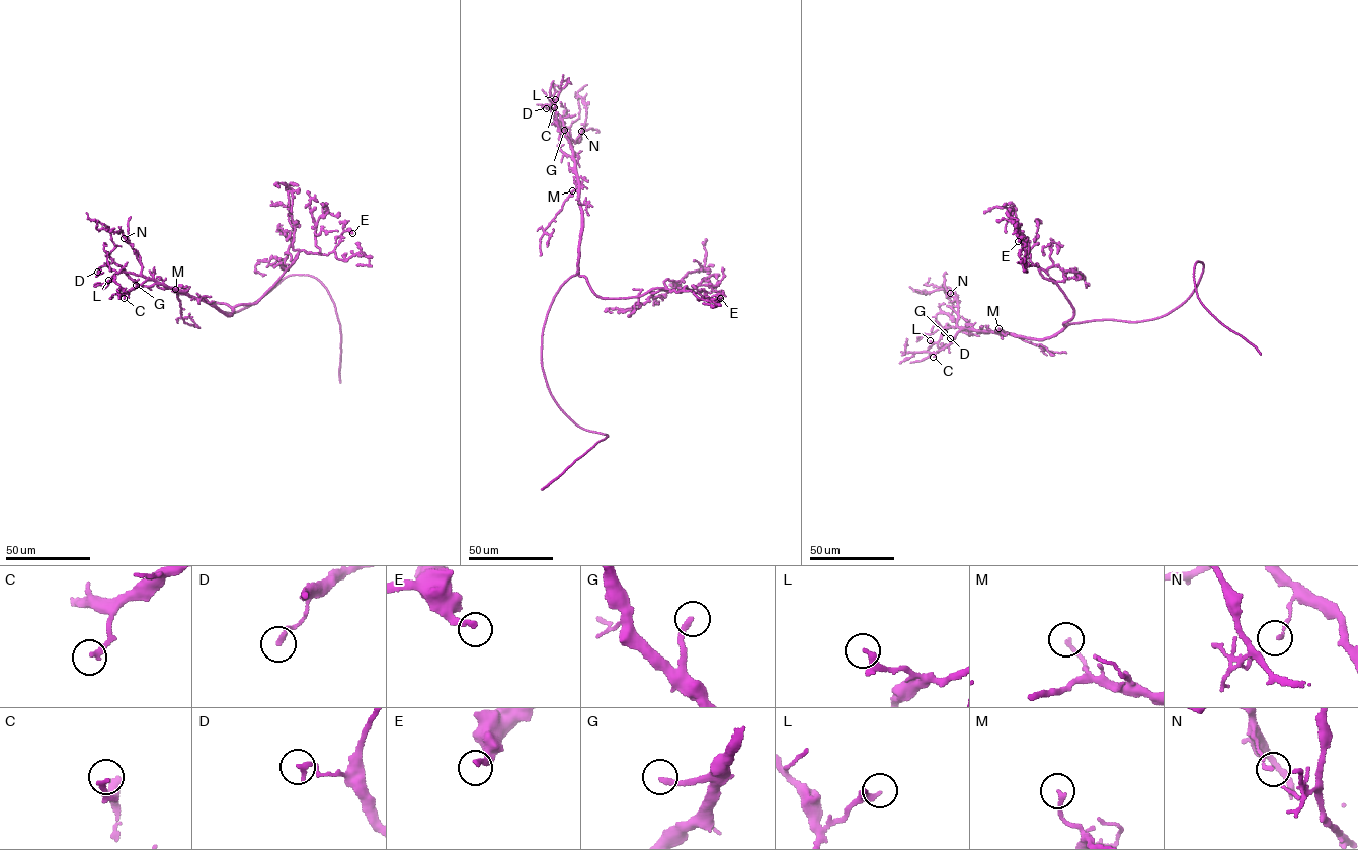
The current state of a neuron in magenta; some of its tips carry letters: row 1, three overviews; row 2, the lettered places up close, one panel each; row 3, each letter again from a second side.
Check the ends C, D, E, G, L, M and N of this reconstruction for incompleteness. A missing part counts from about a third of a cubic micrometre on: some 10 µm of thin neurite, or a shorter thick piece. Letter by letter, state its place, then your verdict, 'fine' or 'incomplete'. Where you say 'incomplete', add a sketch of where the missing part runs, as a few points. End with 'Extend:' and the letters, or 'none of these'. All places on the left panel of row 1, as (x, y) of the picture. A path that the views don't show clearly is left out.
C: place (124, 298); fine
D: place (97, 272); fine
E: place (352, 233); fine
G: place (136, 285); incomplete; course (136, 285), (138, 278), (124, 260)
L: place (108, 280); fine
M: place (175, 289); fine
N: place (124, 238); fine
Extend: G

